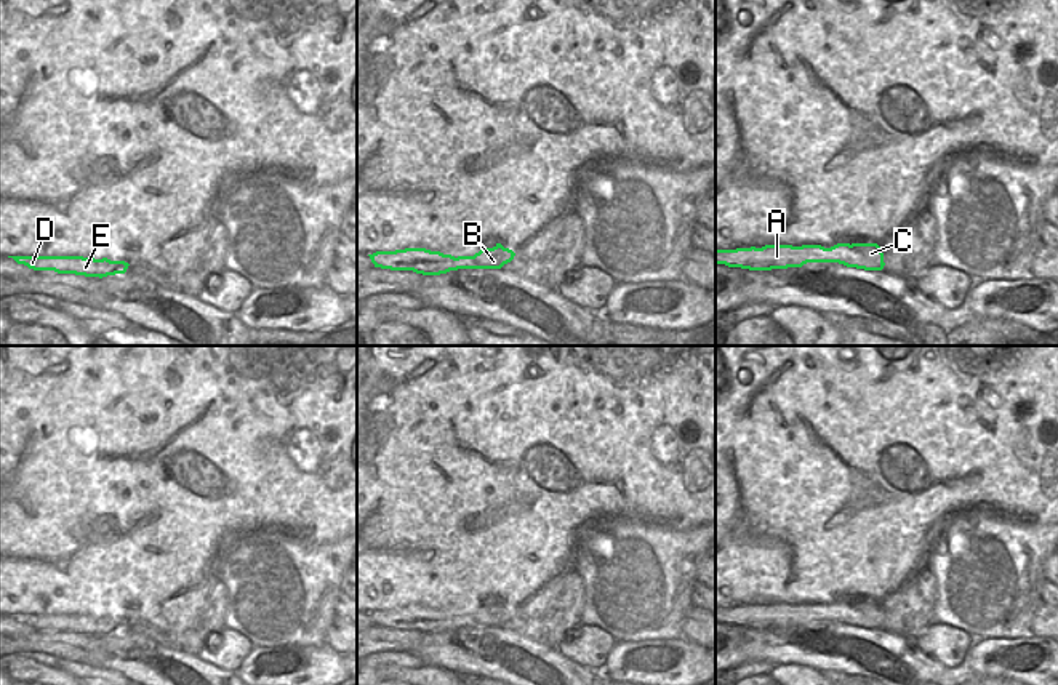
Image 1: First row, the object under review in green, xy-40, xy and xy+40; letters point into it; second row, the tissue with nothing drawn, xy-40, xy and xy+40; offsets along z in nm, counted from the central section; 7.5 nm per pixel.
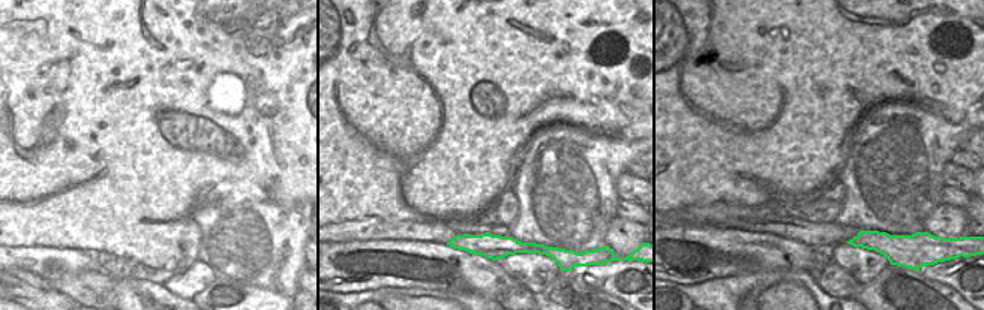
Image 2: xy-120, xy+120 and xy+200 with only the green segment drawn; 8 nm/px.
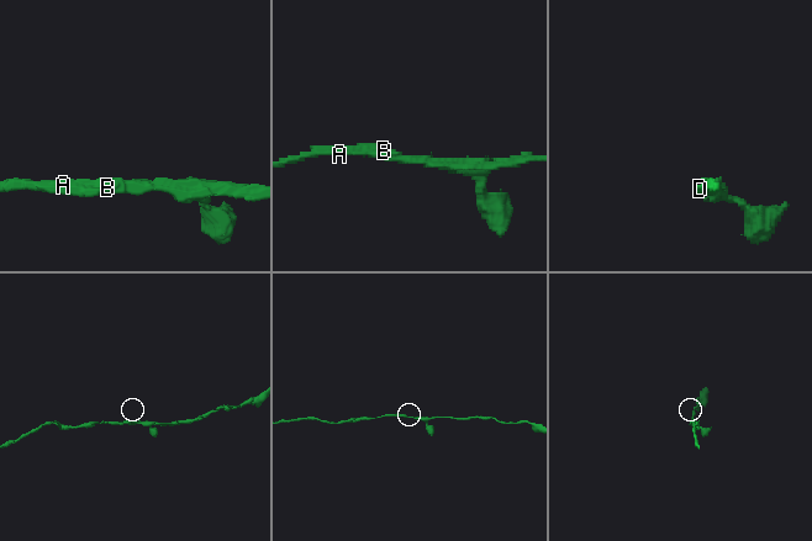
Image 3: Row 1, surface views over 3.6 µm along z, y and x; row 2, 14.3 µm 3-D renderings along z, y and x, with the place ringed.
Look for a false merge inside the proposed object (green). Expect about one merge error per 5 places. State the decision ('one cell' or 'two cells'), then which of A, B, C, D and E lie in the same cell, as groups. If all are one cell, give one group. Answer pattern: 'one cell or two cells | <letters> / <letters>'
one cell | A B C D E

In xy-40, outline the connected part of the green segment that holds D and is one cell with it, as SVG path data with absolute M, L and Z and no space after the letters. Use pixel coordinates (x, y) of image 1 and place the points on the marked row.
M8 256L18 264L24 264L34 270L54 270L58 274L75 274L85 277L107 277L125 274L128 262L110 261L107 258L94 259L83 256Z

